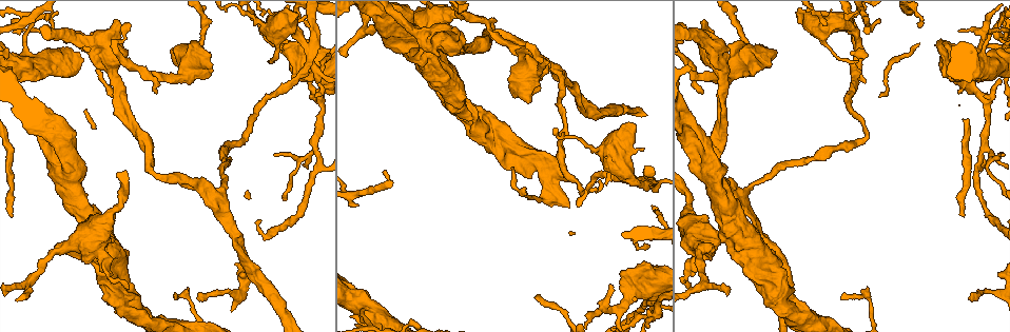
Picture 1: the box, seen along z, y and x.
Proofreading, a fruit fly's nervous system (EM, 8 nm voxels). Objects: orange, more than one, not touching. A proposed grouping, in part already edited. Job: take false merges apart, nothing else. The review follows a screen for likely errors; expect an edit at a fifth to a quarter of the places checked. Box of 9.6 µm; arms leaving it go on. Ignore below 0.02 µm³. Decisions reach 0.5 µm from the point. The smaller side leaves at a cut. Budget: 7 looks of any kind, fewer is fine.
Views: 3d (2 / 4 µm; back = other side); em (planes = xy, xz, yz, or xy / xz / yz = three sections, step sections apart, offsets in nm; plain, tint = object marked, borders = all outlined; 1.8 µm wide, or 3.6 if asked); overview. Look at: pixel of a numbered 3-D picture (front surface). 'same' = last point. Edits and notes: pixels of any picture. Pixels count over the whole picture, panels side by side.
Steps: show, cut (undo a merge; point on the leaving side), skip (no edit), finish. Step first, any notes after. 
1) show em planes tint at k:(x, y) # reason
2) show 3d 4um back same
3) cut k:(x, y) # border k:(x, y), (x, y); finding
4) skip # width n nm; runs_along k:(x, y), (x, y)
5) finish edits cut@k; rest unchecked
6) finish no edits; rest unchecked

show em 3.6um xy step 4 tint at 1:(317, 147) # sharp bend

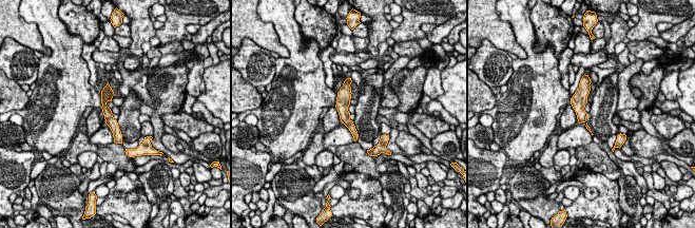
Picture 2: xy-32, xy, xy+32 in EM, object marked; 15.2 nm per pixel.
show em 3.6um planes tint same

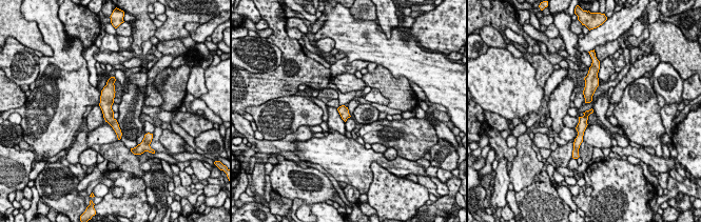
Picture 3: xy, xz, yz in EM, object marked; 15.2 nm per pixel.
skip # runs_along 3:(112, 80), (108, 115), (118, 132); all the same neuron

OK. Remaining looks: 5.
show 3d 4um at 1:(308, 47) # two arms in line, one across

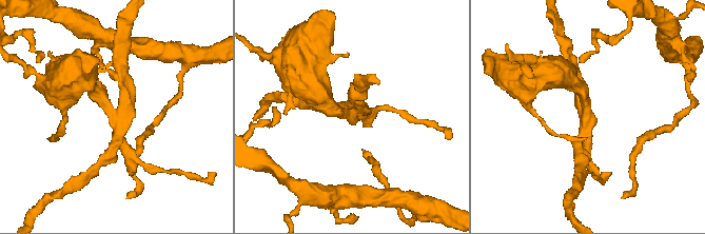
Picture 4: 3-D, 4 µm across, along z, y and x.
show em xz step 4 tint at 4:(584, 118) # arms 3; now the EM

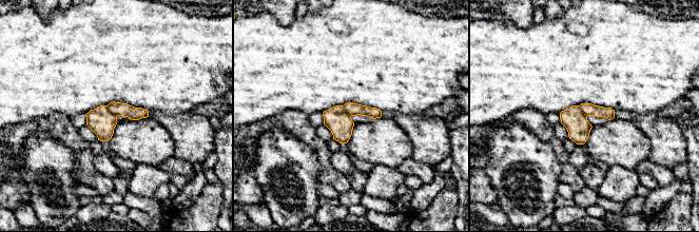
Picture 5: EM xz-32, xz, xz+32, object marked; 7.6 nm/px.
show em planes tint same

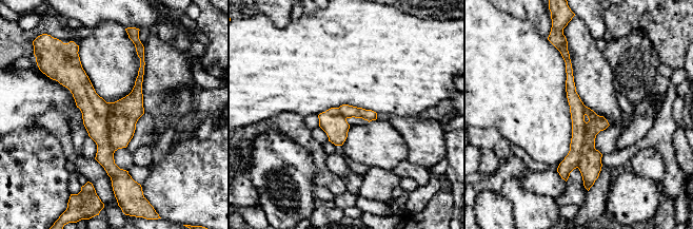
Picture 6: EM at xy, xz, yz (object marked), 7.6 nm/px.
cut 6:(95, 110) # width 200 nm; a second neuron is stuck on

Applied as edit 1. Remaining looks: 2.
finish edits cut@6; rest unchecked

